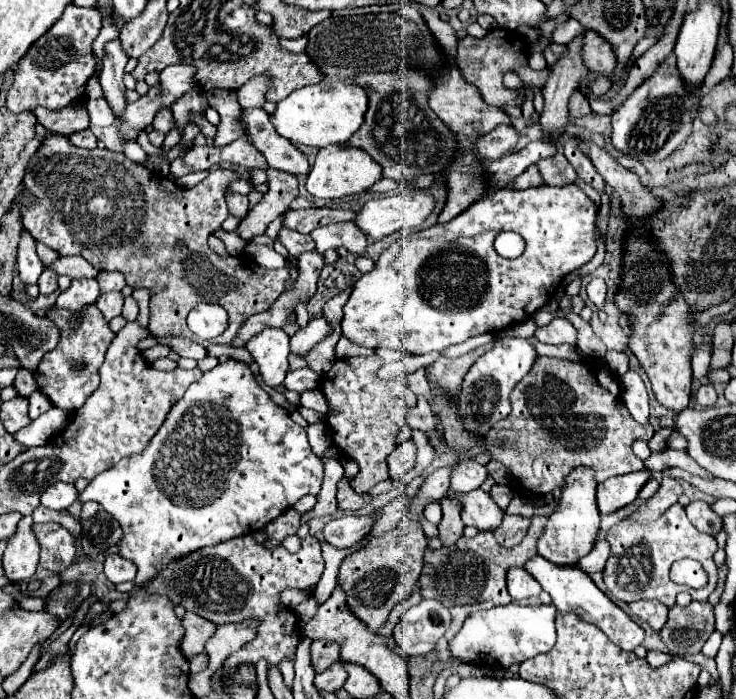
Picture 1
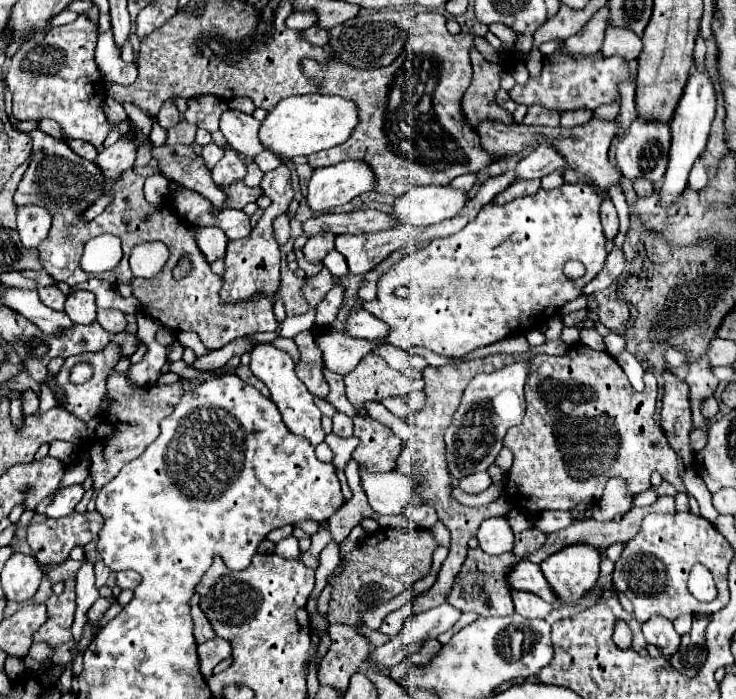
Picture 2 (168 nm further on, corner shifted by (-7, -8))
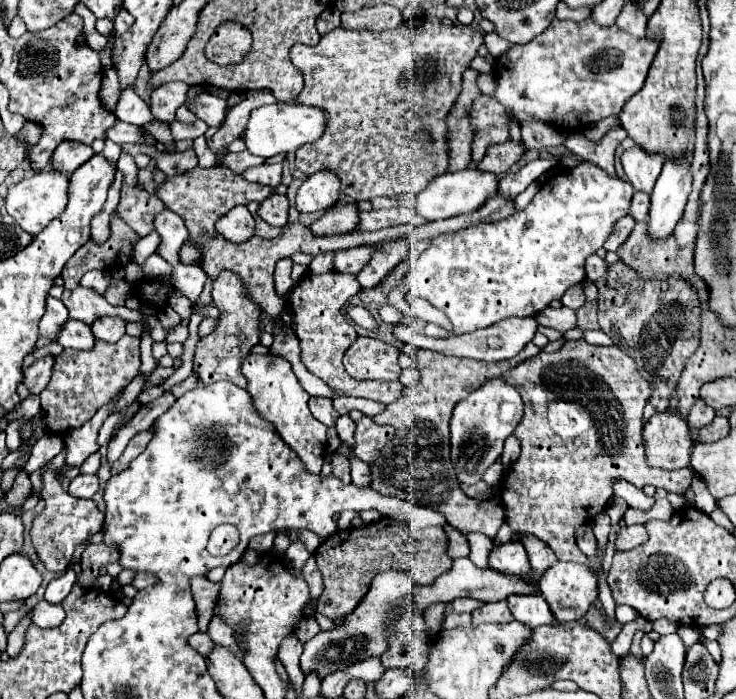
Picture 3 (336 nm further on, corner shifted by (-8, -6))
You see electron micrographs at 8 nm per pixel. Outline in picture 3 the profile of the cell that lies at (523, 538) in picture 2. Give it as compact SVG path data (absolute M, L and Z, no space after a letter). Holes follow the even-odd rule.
M523 534L521 544L525 546L527 556L529 556L529 564L537 576L541 576L549 566L553 566L557 562L557 556L553 554L553 550L543 540L537 540L537 536Z

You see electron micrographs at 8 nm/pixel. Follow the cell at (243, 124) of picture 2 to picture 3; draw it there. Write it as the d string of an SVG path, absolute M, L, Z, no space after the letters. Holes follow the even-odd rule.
M201 94L197 98L197 102L187 104L189 110L193 110L193 114L201 120L205 120L209 126L221 128L225 124L225 118L229 114L229 104L225 98L213 96L213 94Z

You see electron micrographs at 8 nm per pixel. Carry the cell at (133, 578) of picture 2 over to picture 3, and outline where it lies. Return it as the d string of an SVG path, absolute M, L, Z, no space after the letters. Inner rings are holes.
M137 572L131 584L133 584L133 586L135 586L137 590L141 590L141 588L147 588L147 586L151 586L151 584L155 584L155 582L157 582L157 578L155 578L153 574L145 574L145 572Z

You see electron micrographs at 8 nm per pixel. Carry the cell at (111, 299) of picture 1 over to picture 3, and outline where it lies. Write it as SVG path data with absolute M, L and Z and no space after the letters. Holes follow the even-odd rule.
M103 316L93 322L93 334L105 342L117 342L125 334L125 320L119 316Z

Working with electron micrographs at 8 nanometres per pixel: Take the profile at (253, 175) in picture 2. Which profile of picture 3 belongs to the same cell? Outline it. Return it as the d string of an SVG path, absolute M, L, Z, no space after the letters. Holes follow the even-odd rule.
M244 150L239 154L227 154L225 160L223 160L223 166L231 168L235 174L243 174L243 170L251 168L253 164L263 164L264 162L263 158L257 158L248 150Z

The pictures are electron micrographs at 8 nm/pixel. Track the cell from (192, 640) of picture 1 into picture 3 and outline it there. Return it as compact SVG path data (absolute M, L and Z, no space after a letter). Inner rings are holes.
M197 576L193 580L193 600L197 606L197 618L199 618L199 630L207 632L207 626L213 618L213 600L217 598L219 584L209 582L205 576Z

